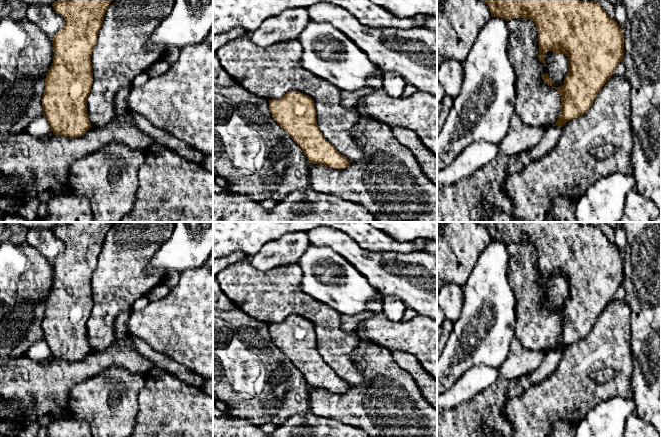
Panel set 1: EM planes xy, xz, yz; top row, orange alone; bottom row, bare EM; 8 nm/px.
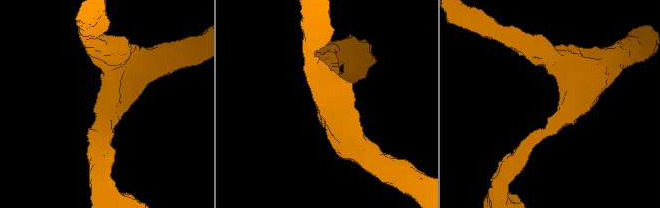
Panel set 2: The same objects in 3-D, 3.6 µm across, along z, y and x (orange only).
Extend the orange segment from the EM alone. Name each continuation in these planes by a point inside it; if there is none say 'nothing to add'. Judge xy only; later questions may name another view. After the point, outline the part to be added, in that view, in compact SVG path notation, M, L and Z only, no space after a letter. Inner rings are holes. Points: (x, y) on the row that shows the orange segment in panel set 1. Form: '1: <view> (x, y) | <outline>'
nothing to add

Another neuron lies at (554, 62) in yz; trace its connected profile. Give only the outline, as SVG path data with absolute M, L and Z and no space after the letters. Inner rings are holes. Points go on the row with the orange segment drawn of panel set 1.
M513 18L507 21L509 38L507 49L509 60L516 75L515 113L528 125L546 128L554 125L560 116L561 96L555 89L564 83L568 74L568 57L566 54L556 55L552 51L544 54L544 63L539 60L538 31L535 23L526 18ZM547 73L552 85L546 84L542 75Z

